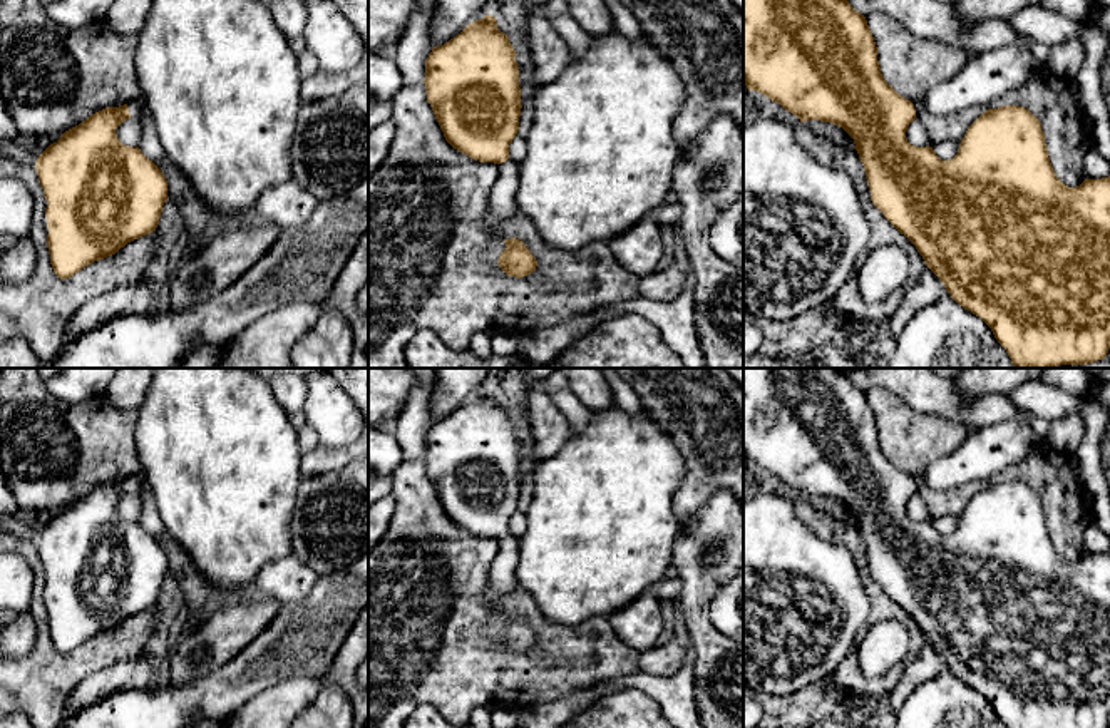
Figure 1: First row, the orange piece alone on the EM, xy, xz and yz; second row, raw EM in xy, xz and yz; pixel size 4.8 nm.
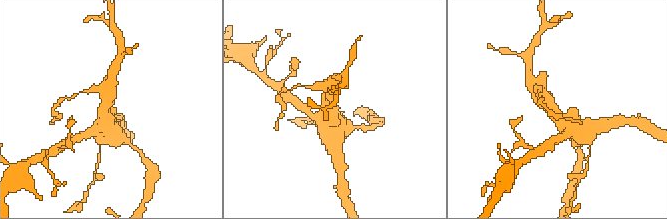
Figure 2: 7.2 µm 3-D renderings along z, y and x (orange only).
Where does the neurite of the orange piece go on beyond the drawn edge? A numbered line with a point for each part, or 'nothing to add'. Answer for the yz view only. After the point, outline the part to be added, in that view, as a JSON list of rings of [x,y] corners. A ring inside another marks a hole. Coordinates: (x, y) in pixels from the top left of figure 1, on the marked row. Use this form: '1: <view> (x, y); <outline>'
1: yz (988, 76); [[[1020,45],[971,55],[954,79],[938,84],[914,104],[916,117],[924,110],[948,115],[971,107],[988,107],[1003,94],[1025,84],[1036,69],[1030,49]]]

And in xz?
1: xz (503, 208); [[[507,159],[499,164],[499,177],[491,191],[491,204],[487,214],[487,224],[494,229],[497,236],[502,236],[502,224],[514,219],[516,191],[519,187],[519,164]]]

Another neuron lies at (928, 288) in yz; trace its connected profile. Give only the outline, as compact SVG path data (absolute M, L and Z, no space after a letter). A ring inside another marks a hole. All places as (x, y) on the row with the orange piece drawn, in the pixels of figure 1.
M926 266L921 273L917 283L902 291L901 300L894 313L884 321L882 330L897 340L904 325L912 318L912 315L934 303L946 291L939 278Z

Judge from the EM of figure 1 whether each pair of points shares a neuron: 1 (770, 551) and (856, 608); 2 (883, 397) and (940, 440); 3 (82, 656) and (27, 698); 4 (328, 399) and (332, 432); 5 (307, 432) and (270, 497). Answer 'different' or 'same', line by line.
1: same
2: same
3: same
4: same
5: different

